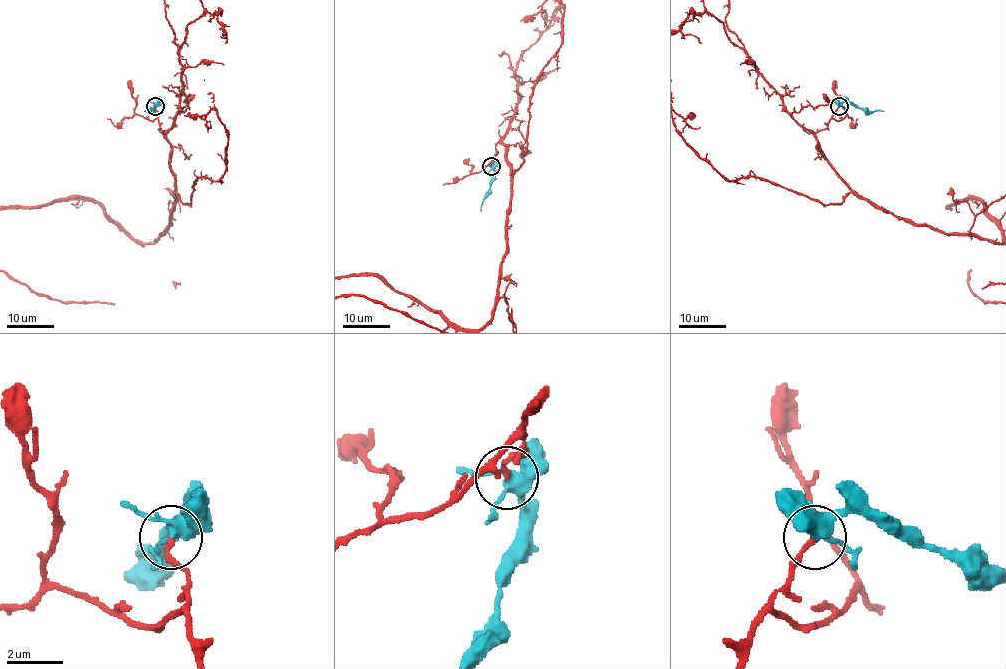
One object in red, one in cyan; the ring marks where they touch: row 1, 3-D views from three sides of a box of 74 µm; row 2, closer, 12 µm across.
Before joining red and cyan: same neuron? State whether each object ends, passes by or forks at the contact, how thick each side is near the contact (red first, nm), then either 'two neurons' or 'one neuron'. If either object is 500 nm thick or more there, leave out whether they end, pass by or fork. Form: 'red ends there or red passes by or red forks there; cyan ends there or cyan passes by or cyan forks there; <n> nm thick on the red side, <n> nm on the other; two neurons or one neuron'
red ends there; cyan forks there; 170 nm thick on the red side, 360 nm on the other; one neuron

